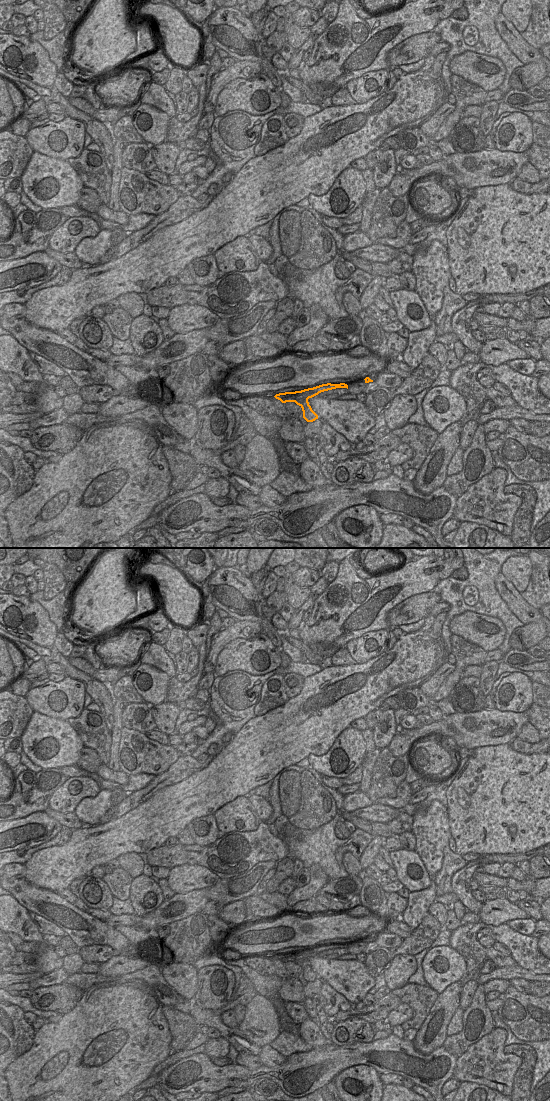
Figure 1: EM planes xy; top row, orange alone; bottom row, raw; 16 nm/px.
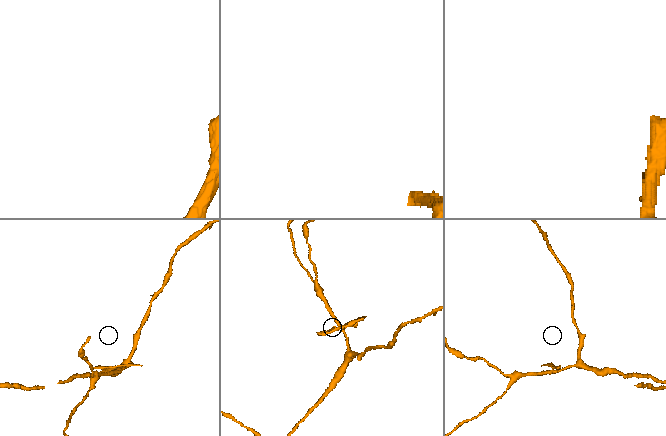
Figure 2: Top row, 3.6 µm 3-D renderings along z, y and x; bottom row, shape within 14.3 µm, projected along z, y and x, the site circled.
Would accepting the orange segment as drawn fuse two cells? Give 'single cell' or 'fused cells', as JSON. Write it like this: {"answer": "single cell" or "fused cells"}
{"answer": "fused cells"}

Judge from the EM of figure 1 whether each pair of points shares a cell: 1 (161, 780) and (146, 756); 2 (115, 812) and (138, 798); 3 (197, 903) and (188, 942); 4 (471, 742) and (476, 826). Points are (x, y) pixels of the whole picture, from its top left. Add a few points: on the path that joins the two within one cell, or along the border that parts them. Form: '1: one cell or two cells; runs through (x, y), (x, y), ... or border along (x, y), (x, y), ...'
1: two cells; border along (176, 760), (166, 770), (155, 776)
2: one cell; runs through (121, 809), (132, 801)
3: two cells; border along (201, 912), (196, 912), (172, 923)
4: two cells; border along (494, 745), (477, 746), (471, 750)

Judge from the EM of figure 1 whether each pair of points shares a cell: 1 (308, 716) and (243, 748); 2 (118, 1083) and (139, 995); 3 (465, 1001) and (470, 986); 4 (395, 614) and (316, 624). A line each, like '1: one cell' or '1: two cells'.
1: one cell
2: one cell
3: one cell
4: two cells

